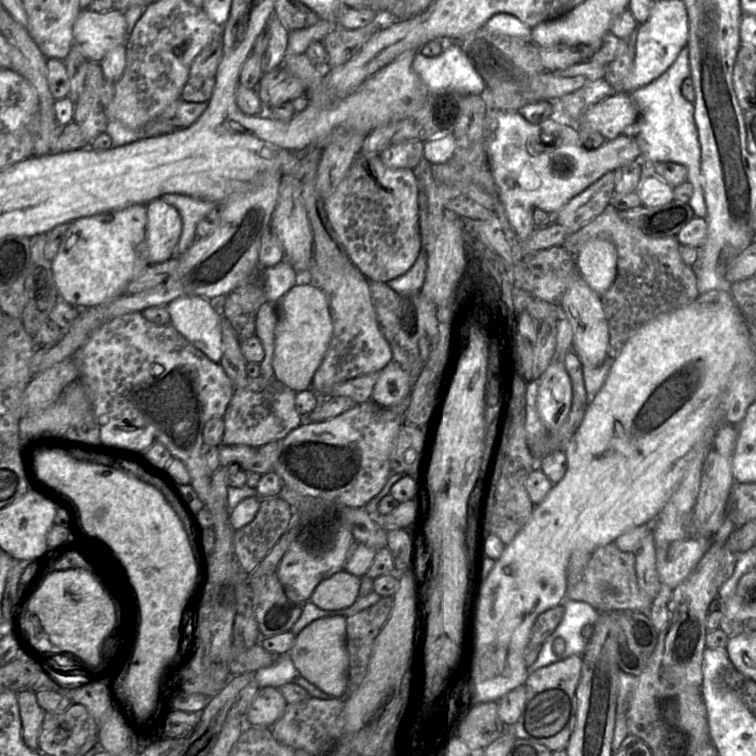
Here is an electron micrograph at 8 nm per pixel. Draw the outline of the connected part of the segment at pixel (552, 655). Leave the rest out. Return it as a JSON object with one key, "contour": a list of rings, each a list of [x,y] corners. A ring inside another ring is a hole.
{"contour":[[[564,599],[562,603],[565,610],[563,618],[554,632],[542,644],[542,648],[537,659],[528,667],[528,674],[533,673],[539,668],[566,659],[572,655],[582,656],[585,651],[588,640],[581,636],[581,628],[585,625],[593,627],[600,612],[594,609],[590,604],[582,601]]]}

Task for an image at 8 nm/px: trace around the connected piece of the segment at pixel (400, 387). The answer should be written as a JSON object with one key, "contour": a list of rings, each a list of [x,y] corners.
{"contour":[[[394,361],[379,372],[370,400],[384,408],[401,403],[411,391],[411,377]]]}

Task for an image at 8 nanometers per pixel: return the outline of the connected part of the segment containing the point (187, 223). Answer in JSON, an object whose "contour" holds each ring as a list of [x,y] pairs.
{"contour":[[[178,193],[163,194],[160,199],[172,205],[179,213],[182,221],[181,237],[174,250],[174,257],[179,257],[197,239],[196,227],[199,221],[213,208],[218,207],[218,205],[211,201]]]}

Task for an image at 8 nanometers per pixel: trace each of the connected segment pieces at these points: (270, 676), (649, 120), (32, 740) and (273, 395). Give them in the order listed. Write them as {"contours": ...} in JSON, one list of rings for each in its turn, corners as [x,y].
{"contours":[[[[289,653],[280,655],[271,666],[257,670],[254,673],[254,680],[257,682],[260,689],[267,686],[279,689],[282,685],[291,682],[304,688],[313,697],[321,699],[333,698],[302,676],[292,662]]],[[[686,44],[665,72],[649,84],[629,93],[638,107],[639,119],[630,128],[629,134],[624,135],[636,138],[646,162],[671,161],[687,168],[687,181],[693,187],[688,204],[696,217],[705,219],[707,206],[700,165],[701,147],[694,121],[694,103],[688,101],[681,92],[682,82],[690,76],[690,71],[689,48]]],[[[23,690],[16,692],[22,720],[22,737],[32,750],[39,750],[39,738],[46,711],[39,705],[36,692]]],[[[259,376],[251,379],[247,377],[244,385],[234,389],[223,416],[224,432],[221,444],[258,448],[284,438],[303,421],[303,417],[295,409],[296,393],[276,378],[266,379]]]]}

